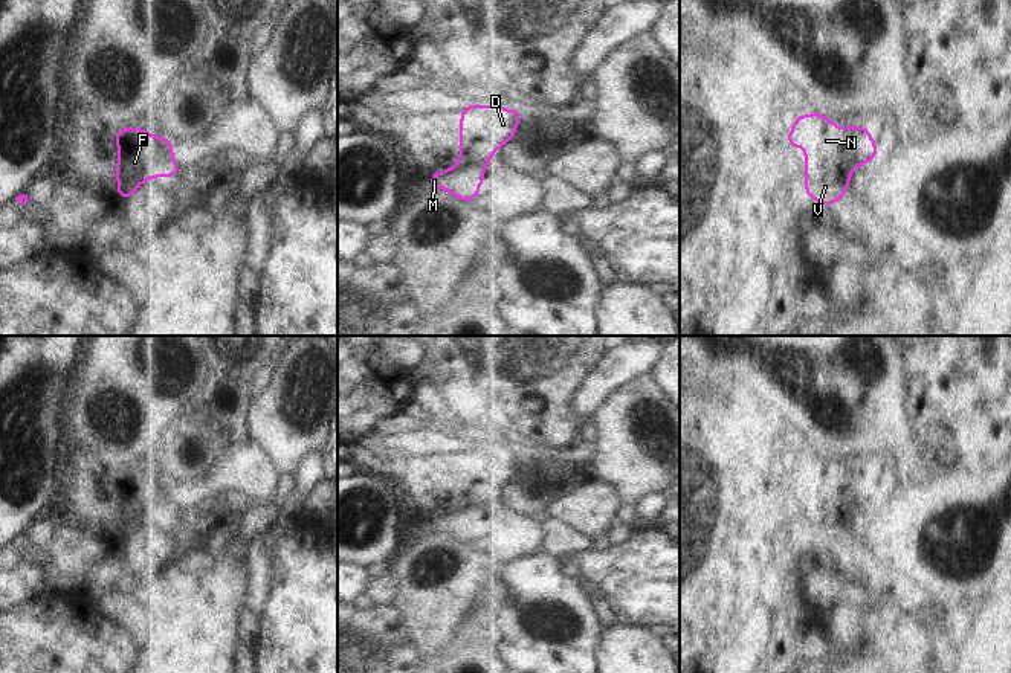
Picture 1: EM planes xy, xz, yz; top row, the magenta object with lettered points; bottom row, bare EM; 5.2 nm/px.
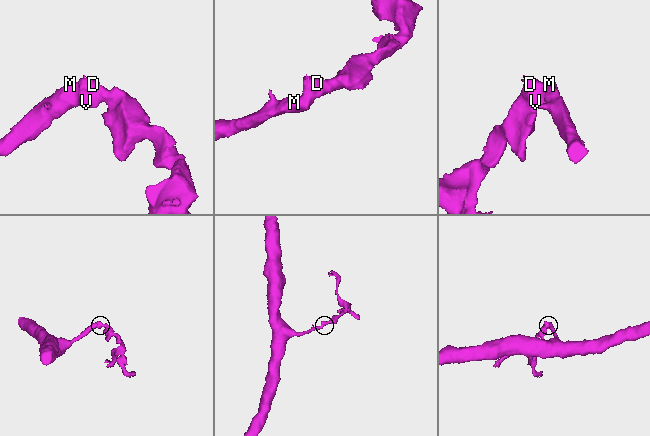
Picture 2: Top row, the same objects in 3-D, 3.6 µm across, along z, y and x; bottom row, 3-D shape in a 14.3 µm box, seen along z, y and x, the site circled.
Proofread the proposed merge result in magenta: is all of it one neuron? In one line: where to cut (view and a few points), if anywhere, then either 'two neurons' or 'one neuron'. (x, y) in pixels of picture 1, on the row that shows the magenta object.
cut in xy along (145, 130), (139, 133), (135, 128), (129, 142), (116, 144); two neurons

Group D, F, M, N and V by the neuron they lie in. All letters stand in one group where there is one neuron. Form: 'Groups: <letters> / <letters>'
Groups: D F N V / M.

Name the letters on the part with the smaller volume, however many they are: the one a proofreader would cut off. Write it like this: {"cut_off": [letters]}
{"cut_off": ["D", "F", "N", "V"]}

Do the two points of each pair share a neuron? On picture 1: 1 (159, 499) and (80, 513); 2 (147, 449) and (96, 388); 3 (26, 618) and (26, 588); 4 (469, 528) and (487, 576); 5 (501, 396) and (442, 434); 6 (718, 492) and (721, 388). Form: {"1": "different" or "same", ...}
{"1": "same", "2": "same", "3": "different", "4": "different", "5": "different", "6": "same"}

